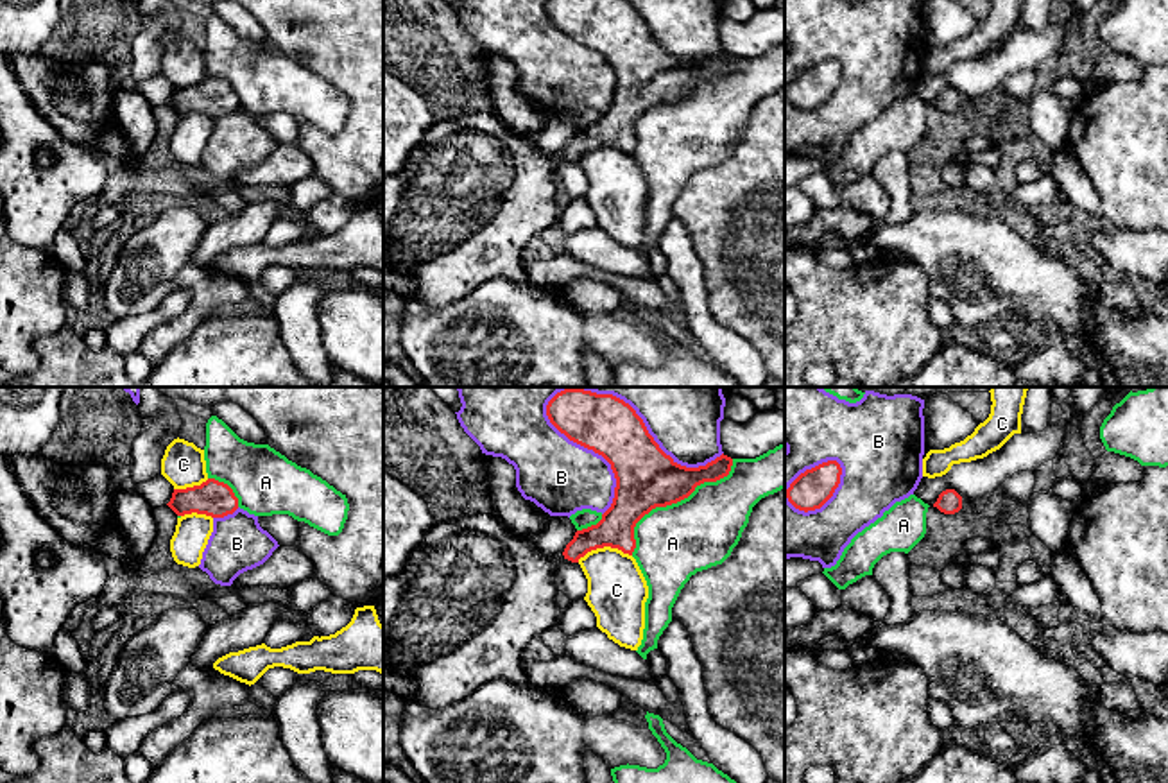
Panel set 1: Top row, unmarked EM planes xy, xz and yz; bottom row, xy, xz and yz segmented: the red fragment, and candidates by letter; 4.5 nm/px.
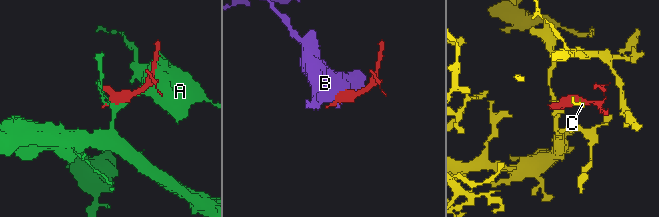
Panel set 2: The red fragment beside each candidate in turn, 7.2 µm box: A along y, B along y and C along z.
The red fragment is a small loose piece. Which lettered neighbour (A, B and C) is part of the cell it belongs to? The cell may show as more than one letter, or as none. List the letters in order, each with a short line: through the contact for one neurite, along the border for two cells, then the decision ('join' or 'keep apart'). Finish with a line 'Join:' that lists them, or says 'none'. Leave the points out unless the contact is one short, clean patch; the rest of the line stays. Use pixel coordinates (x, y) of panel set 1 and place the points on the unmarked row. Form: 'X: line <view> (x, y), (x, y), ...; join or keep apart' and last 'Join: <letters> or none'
A: keep apart
B: keep apart
C: line xz (631, 153), (620, 147), (597, 146), (577, 160); keep apart
Join: none

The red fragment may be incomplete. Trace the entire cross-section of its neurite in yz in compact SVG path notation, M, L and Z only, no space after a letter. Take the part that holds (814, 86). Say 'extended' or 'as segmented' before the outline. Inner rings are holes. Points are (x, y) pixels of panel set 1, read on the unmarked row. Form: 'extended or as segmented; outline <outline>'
as segmented; outline M837 59L822 61L801 72L786 88L788 100L799 109L820 108L840 82L842 66Z

